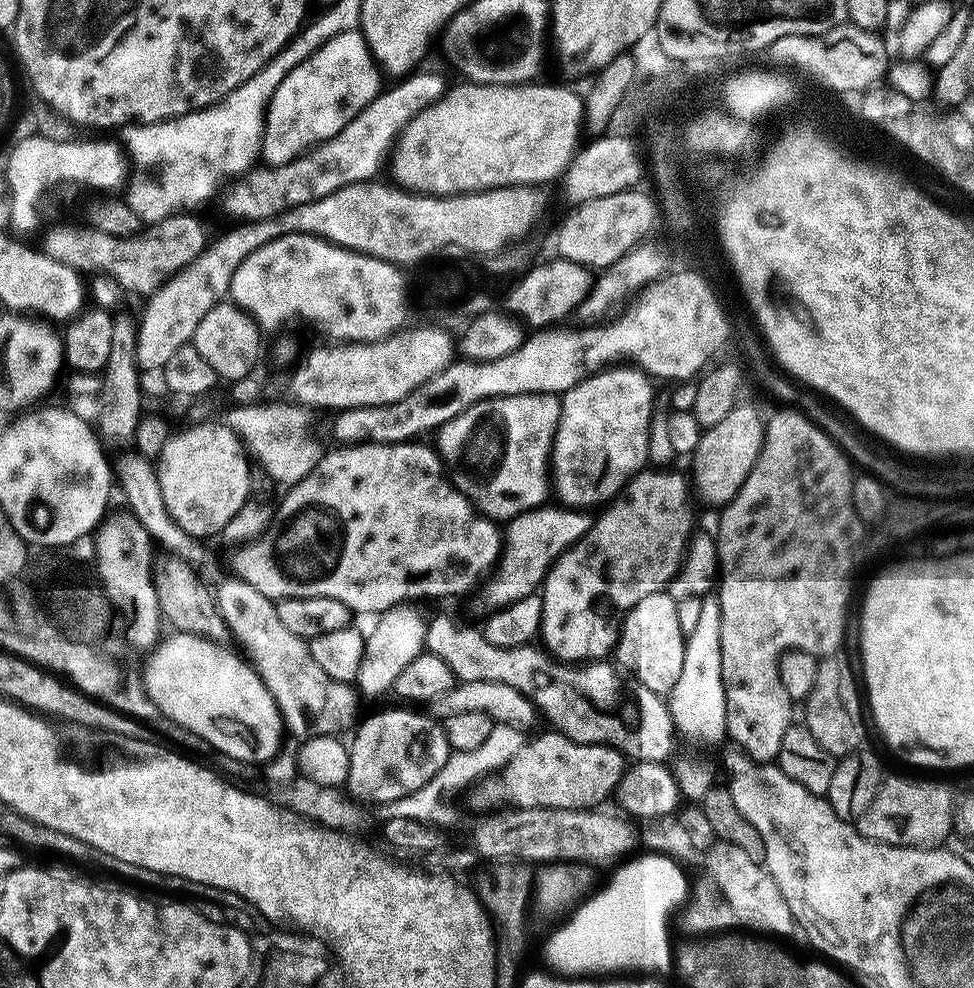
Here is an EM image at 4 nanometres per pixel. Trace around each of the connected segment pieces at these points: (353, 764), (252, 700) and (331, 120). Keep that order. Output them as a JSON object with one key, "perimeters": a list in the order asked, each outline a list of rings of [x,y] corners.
{"perimeters":[[[[411,707],[388,708],[385,712],[376,712],[360,724],[356,737],[350,741],[349,774],[346,788],[357,801],[373,806],[380,803],[394,802],[395,799],[411,794],[425,786],[441,770],[450,755],[448,739],[441,721],[432,719],[431,715],[411,712]]],[[[176,632],[169,640],[161,639],[151,649],[147,657],[148,665],[142,671],[144,689],[150,694],[154,706],[158,706],[165,721],[173,720],[178,727],[193,732],[198,739],[205,740],[210,747],[217,748],[222,755],[229,756],[232,760],[260,766],[280,751],[285,726],[260,673],[249,663],[243,664],[238,657],[230,656],[224,651],[223,647],[212,644],[209,640],[201,640],[200,637],[185,632]]],[[[359,31],[340,33],[294,66],[284,78],[264,113],[264,135],[259,155],[268,166],[289,164],[338,134],[382,91],[381,69],[372,59]]]]}

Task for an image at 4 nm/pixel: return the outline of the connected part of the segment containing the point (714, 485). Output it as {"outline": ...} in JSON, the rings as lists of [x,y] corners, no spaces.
{"outline":[[[740,402],[737,403],[735,408],[730,410],[730,414],[726,414],[726,418],[722,418],[722,422],[718,422],[718,426],[701,431],[698,446],[690,457],[690,463],[692,463],[690,480],[694,485],[695,491],[696,488],[700,491],[700,496],[706,503],[717,504],[717,506],[727,504],[735,496],[736,491],[746,482],[750,470],[755,466],[756,460],[760,456],[760,451],[764,449],[765,427],[765,417],[763,415],[760,417],[759,410],[752,404]]]}

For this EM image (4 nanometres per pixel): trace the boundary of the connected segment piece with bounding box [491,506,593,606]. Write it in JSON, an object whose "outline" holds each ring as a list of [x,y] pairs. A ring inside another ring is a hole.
{"outline":[[[573,506],[548,507],[532,508],[507,521],[502,532],[500,558],[491,577],[493,605],[512,604],[518,598],[533,595],[543,585],[554,561],[592,528],[593,517],[587,516],[587,511]]]}

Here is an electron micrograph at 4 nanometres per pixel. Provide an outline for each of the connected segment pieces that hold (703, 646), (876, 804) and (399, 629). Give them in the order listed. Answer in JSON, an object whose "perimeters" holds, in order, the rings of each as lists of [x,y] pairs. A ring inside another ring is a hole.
{"perimeters":[[[[715,595],[703,597],[698,623],[693,633],[684,641],[682,674],[674,682],[672,691],[667,693],[666,703],[677,733],[686,732],[700,740],[721,740],[726,734],[726,698],[722,682],[722,614],[720,602]]],[[[888,774],[881,782],[878,794],[874,794],[874,802],[866,806],[866,814],[854,821],[854,827],[868,840],[879,844],[893,844],[899,848],[938,848],[954,832],[954,796],[952,800],[951,790],[936,780],[915,780],[912,776]]],[[[408,604],[389,608],[377,617],[372,633],[369,631],[365,635],[363,658],[354,681],[363,699],[387,693],[402,670],[423,653],[427,623],[425,617],[416,614],[412,608],[415,607]]]]}

